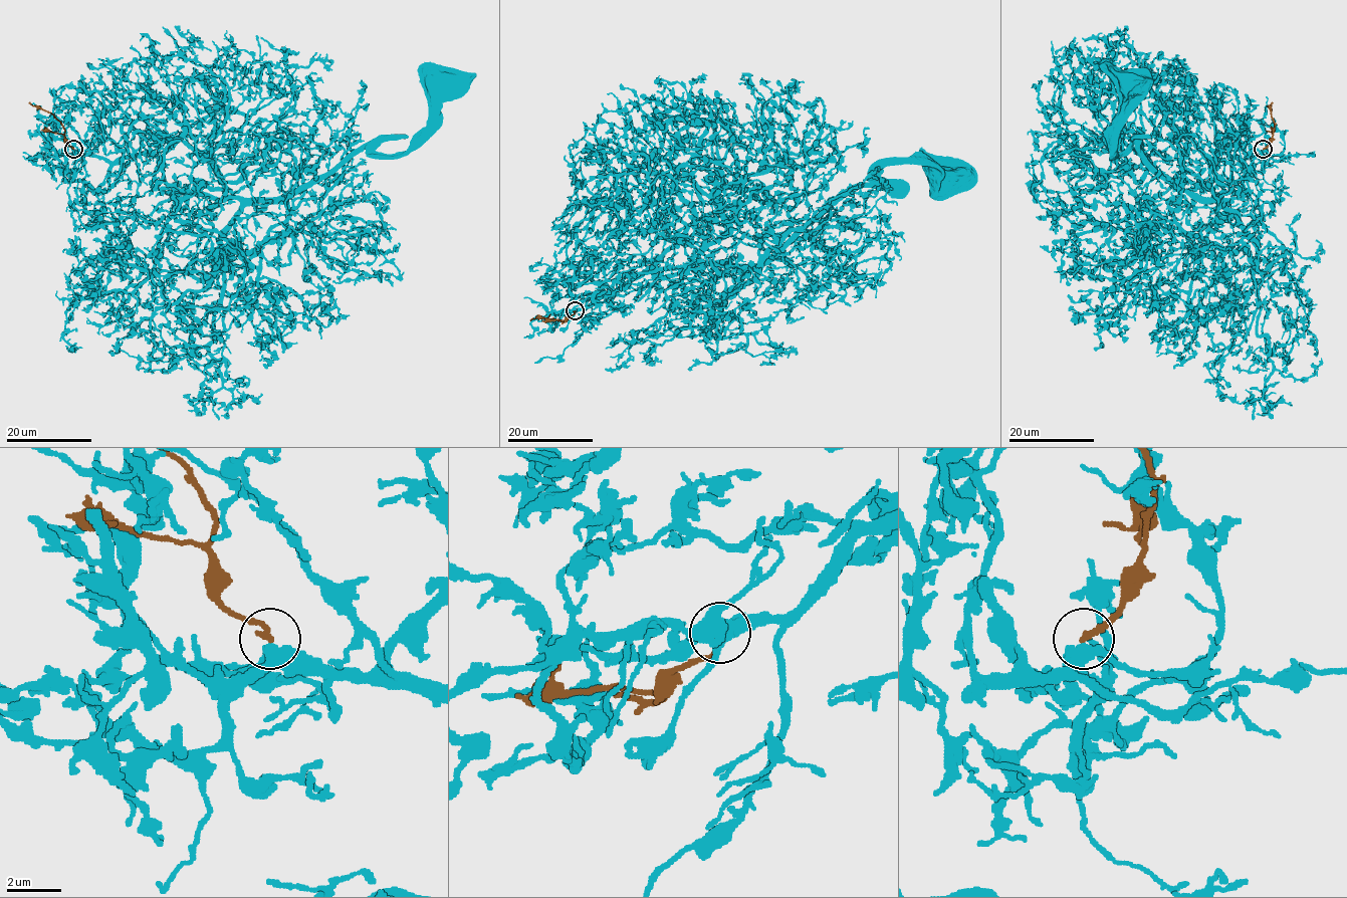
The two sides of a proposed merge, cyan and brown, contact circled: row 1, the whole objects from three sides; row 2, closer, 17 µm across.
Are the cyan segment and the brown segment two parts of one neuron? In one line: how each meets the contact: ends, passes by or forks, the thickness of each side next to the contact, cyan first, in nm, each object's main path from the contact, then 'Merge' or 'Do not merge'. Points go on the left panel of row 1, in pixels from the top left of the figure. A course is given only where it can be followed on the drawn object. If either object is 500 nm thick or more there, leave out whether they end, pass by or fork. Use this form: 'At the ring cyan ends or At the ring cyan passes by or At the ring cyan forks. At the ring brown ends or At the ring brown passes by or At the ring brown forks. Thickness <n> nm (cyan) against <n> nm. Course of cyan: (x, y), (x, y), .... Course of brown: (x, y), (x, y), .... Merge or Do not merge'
At the ring cyan forks. At the ring brown ends. Thickness 360 nm (cyan) against 260 nm. Course of cyan: (73, 149), (153, 155), (162, 190), (290, 198), (369, 144), (406, 151), (437, 107), (439, 79). Course of brown: (73, 149), (65, 143), (62, 125), (52, 114), (28, 103). Do not merge

